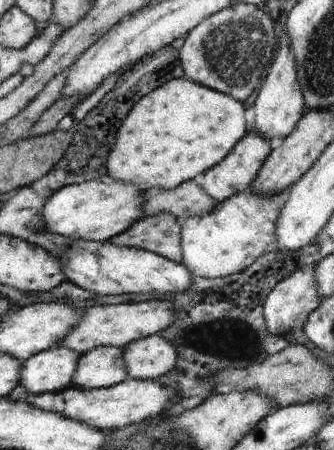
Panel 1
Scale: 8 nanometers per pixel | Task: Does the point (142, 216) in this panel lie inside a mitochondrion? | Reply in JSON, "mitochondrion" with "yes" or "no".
{"mitochondrion":"no"}

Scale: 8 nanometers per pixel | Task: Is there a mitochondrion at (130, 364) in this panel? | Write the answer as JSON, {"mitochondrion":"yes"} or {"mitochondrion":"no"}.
{"mitochondrion":"no"}

